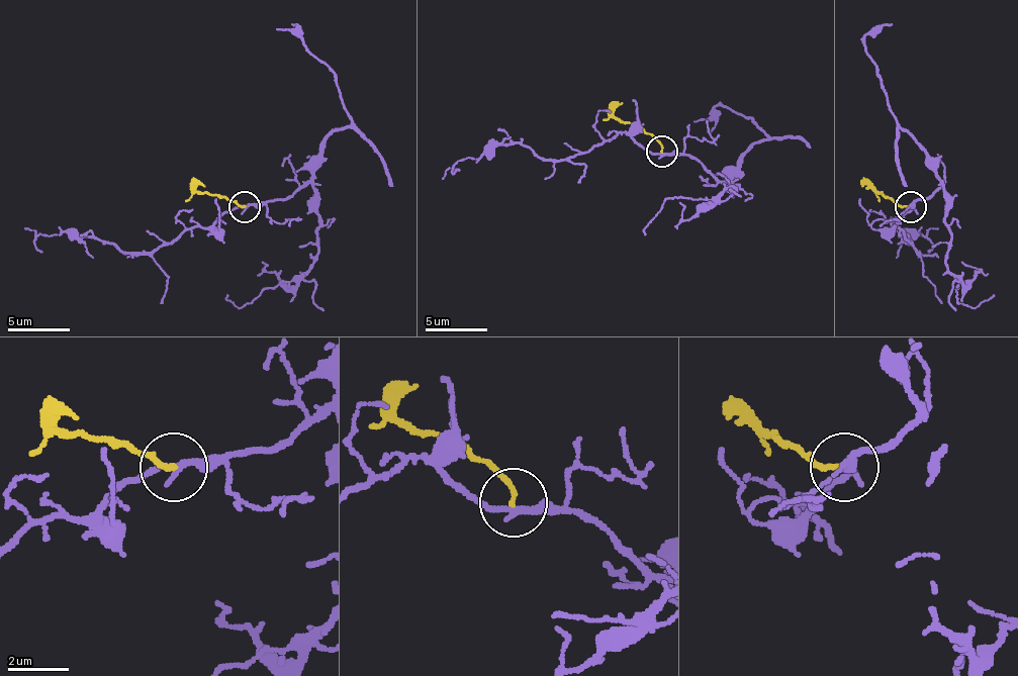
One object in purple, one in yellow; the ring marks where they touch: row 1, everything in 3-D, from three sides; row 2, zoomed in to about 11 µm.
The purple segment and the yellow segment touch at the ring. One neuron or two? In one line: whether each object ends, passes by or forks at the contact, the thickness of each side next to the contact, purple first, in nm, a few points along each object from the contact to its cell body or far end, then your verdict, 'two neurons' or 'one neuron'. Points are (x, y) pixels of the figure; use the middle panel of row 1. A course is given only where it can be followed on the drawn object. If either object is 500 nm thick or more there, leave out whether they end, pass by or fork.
purple passes by; yellow ends; calibres 200 and 160 nm; course purple (661, 154), (682, 154), (724, 181), (736, 163), (767, 137), (727, 106), (692, 122); course yellow (661, 150), (648, 134), (621, 122), (611, 103); two neurons

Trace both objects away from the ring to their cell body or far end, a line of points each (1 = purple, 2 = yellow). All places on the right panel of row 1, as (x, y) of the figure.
1: (913, 207), (925, 201), (940, 179), (922, 148), (897, 122), (865, 47), (865, 38), (882, 29)
2: (909, 207), (882, 195), (862, 176)

